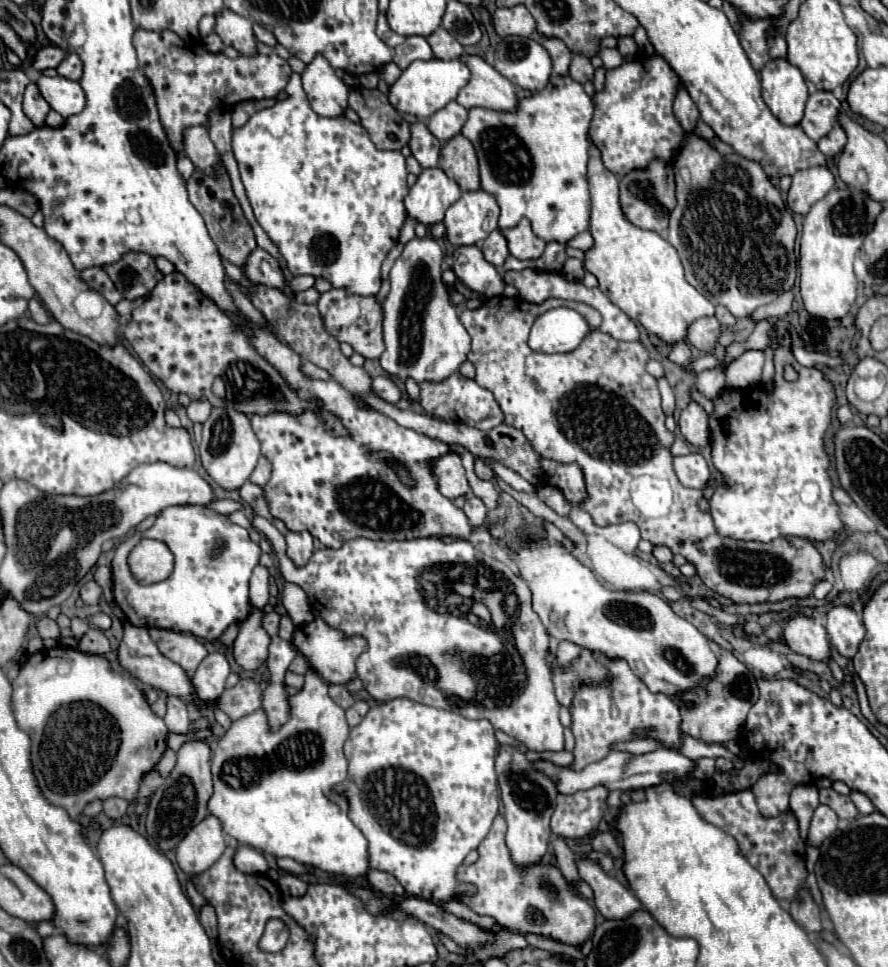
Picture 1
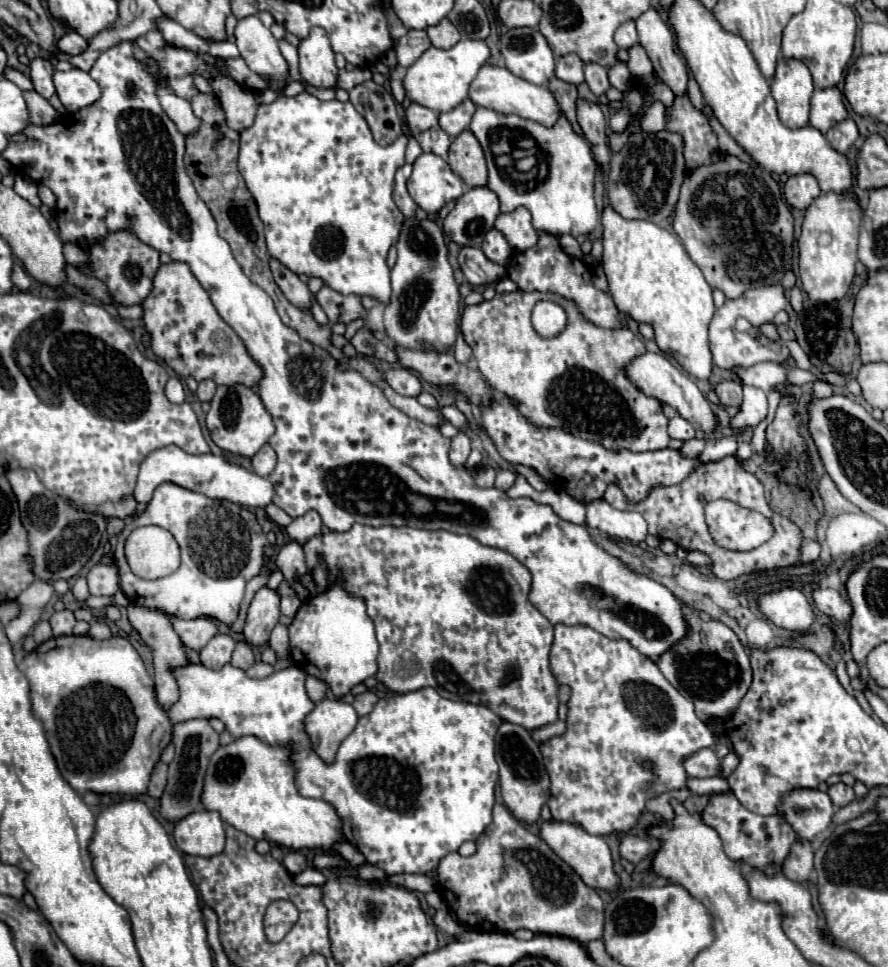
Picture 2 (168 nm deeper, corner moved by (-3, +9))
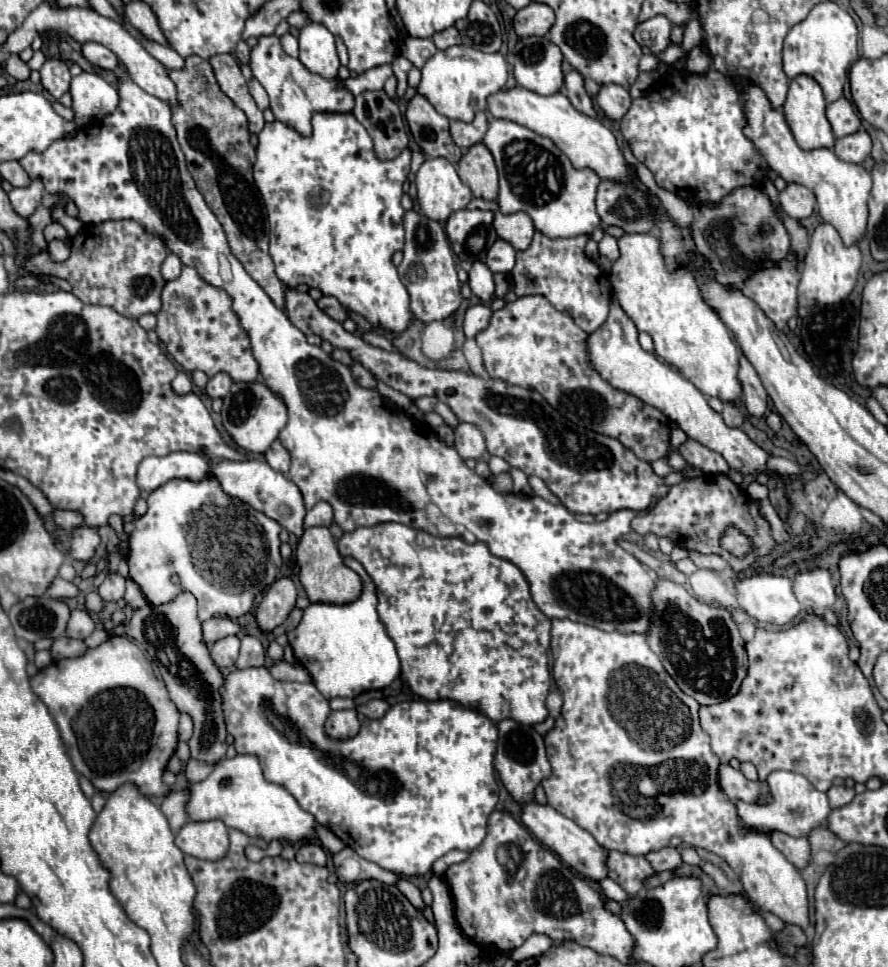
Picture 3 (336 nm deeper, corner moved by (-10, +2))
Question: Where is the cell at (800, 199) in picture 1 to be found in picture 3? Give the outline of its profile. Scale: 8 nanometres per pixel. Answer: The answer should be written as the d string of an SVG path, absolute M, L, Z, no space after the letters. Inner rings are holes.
M789 184L789 186L781 192L779 200L781 200L783 210L785 210L791 218L795 218L795 220L809 218L809 216L813 214L813 210L815 210L815 204L817 204L815 194L813 194L809 188L801 186L801 184Z

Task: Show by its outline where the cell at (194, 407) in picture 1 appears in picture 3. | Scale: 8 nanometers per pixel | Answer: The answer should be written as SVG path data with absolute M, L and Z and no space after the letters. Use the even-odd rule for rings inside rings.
M215 374L213 378L209 378L205 390L211 398L223 398L229 392L229 386L231 386L231 378L227 374Z

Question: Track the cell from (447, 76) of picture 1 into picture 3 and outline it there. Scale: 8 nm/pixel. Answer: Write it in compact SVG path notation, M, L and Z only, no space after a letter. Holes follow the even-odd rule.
M451 46L431 56L421 68L421 74L423 78L417 92L425 96L439 114L447 116L449 120L471 122L475 112L487 110L487 96L505 88L507 62L499 52L489 54L469 46Z

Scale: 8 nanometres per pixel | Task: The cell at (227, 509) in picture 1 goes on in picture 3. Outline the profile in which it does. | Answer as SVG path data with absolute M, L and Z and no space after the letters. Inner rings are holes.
M393 522L347 532L337 546L341 556L359 560L375 582L379 620L397 646L401 680L417 696L425 700L455 700L487 714L493 722L511 718L519 724L535 726L549 718L545 698L551 688L551 620L535 606L529 582L513 562L493 556L485 542L467 544L461 538L439 538Z

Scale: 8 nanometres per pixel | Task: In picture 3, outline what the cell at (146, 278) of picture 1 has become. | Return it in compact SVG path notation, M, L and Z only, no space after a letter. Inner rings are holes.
M117 220L99 226L83 226L71 242L69 260L55 264L49 260L47 252L41 252L27 258L25 266L31 272L53 274L67 280L81 302L111 306L125 318L139 318L149 312L157 314L161 308L161 290L165 284L161 264L165 256L167 248L163 242L147 234L135 220ZM129 248L133 254L127 254Z

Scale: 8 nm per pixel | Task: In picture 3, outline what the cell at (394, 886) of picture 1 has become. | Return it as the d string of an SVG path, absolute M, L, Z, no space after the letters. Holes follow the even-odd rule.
M319 826L319 828L317 828L317 836L319 836L321 846L323 846L325 850L329 850L331 854L337 854L337 852L341 852L341 850L345 848L345 844L343 844L331 830L327 830L325 826Z

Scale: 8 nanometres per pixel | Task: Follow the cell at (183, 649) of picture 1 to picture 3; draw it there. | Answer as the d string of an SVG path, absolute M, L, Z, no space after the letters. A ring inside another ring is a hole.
M211 618L211 620L205 620L201 624L201 628L203 628L203 642L207 646L215 644L217 640L221 640L221 638L225 638L229 634L237 634L237 630L239 630L239 626L233 620L229 620L229 618Z

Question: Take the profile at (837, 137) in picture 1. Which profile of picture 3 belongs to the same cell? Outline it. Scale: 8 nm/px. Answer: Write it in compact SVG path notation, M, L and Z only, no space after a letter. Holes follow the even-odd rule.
M859 128L855 134L837 138L835 146L833 146L833 152L845 162L861 164L871 152L871 138L863 128Z

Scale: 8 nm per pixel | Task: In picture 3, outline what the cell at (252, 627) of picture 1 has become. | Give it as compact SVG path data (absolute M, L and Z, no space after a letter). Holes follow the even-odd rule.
M279 578L277 582L273 582L265 592L255 614L261 632L269 634L277 626L281 626L295 608L295 598L297 598L297 590L291 578Z

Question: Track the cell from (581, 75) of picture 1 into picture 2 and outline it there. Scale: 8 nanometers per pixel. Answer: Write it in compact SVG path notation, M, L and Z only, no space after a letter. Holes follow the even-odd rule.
M586 63L584 65L584 75L586 75L586 83L590 87L590 91L600 97L604 95L608 89L610 89L610 83L608 83L608 73L602 65L596 65L596 63Z

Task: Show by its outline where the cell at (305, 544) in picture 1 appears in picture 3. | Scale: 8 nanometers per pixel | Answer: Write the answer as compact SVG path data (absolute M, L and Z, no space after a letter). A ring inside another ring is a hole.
M319 502L317 506L313 506L307 516L305 516L305 528L313 528L313 526L329 526L333 522L333 510L327 502Z

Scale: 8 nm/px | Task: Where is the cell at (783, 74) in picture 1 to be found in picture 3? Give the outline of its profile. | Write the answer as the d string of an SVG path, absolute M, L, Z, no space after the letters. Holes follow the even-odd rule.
M795 76L791 78L789 82L789 92L787 92L787 100L783 104L783 114L785 114L785 120L797 140L797 144L803 148L803 150L813 150L813 148L819 148L819 146L827 146L827 148L833 148L833 142L835 142L835 136L831 134L831 126L825 118L825 98L823 98L823 92L821 92L821 86L811 78L811 76Z

